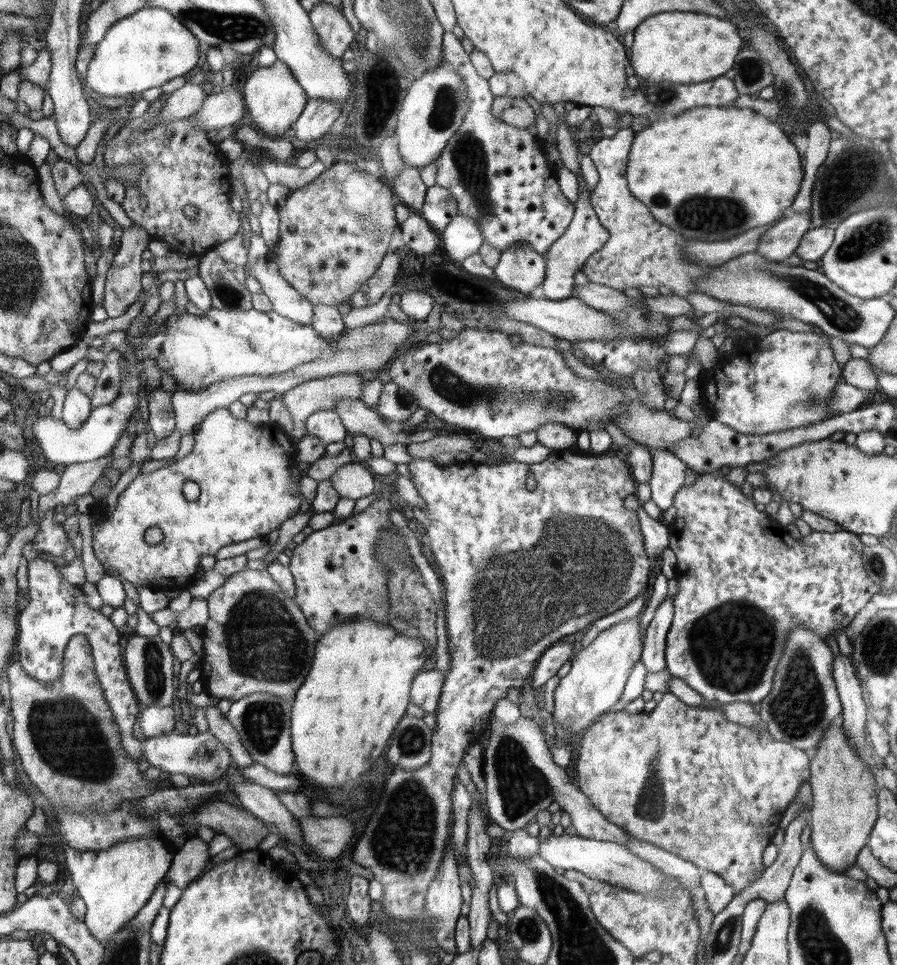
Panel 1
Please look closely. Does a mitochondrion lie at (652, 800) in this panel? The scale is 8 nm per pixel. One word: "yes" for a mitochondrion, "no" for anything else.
yes

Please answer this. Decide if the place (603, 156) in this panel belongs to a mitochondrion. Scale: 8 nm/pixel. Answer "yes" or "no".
no

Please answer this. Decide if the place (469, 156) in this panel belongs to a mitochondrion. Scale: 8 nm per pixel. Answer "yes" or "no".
yes

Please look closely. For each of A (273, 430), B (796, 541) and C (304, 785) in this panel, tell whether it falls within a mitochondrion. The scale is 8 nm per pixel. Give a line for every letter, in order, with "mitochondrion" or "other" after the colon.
A: other
B: other
C: other

